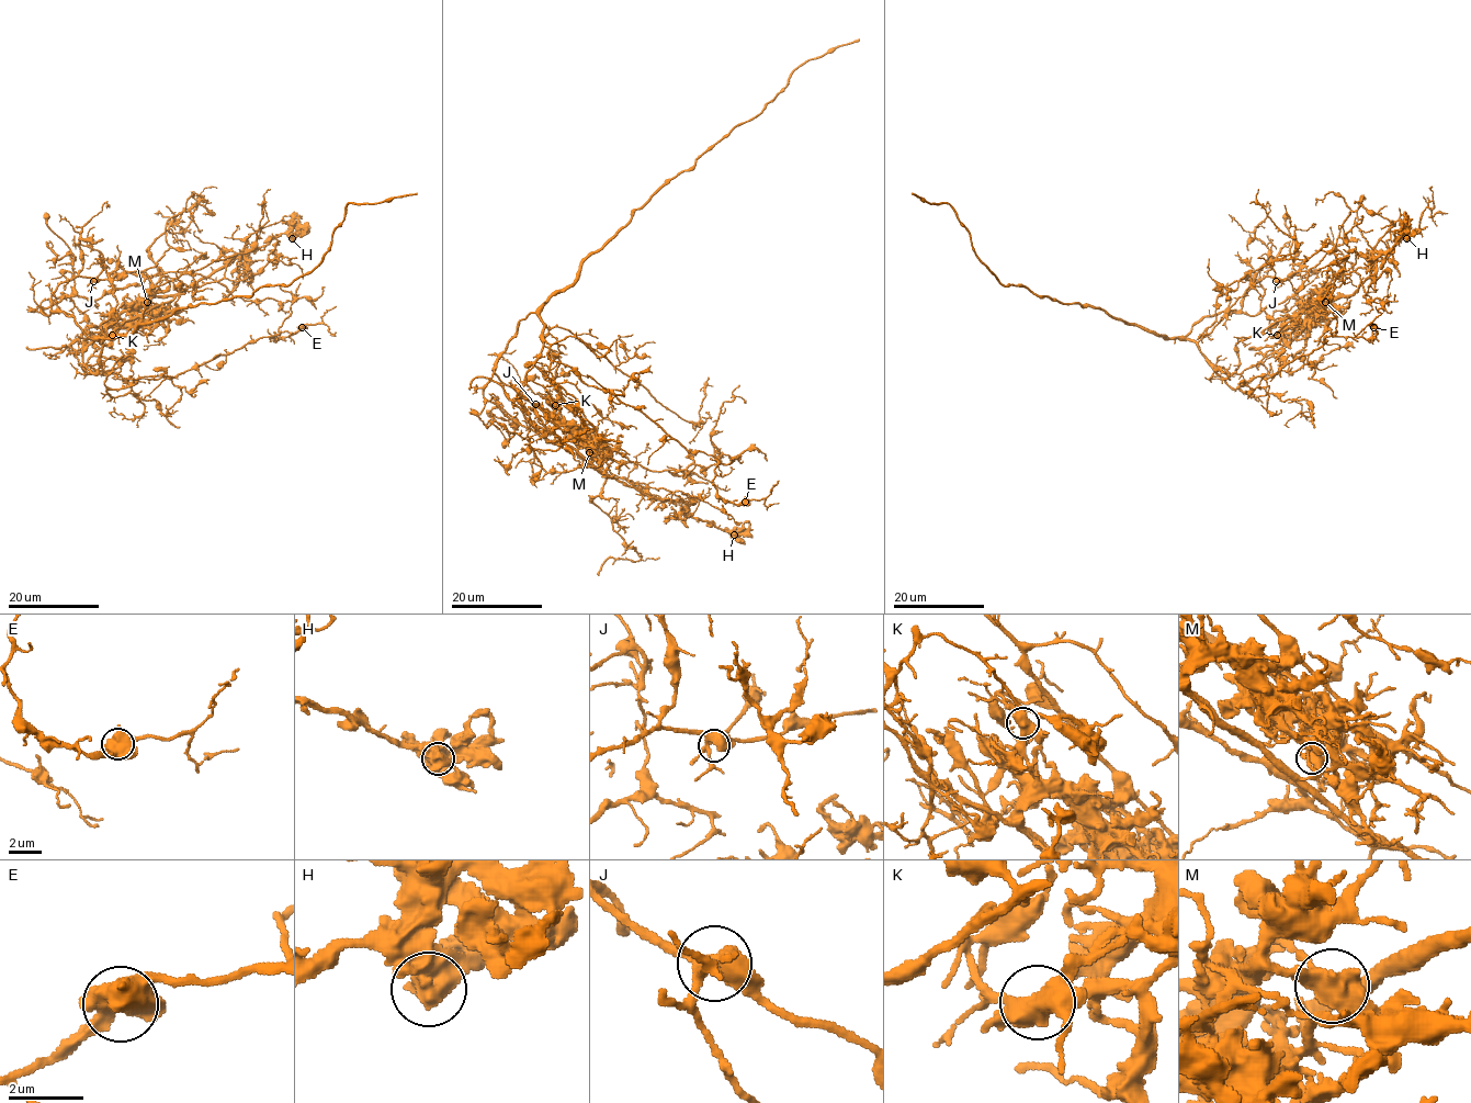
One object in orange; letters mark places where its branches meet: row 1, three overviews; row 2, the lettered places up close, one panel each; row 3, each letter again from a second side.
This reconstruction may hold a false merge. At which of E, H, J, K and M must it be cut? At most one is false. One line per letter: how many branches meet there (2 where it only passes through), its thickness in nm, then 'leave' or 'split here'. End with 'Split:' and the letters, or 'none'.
E: 3 branches meet; 550 nm thick; leave
H: 3 branches meet; 550 nm thick; leave
J: 3 branches meet; 500 nm thick; leave
K: 3 branches meet; 550 nm thick; split here
M: 3 branches meet; 480 nm thick; leave
Split: K

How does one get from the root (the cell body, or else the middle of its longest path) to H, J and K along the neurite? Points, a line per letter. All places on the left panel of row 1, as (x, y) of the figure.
H: (97, 339), (100, 366), (89, 374), (74, 353), (122, 313), (147, 299), (173, 295), (283, 233), (292, 238)
J: (97, 339), (89, 337), (72, 317), (52, 310), (52, 293), (61, 283), (77, 277), (93, 281)
K: (97, 339), (100, 366), (93, 374), (83, 362), (83, 351), (117, 327), (111, 324), (105, 330), (112, 335)

